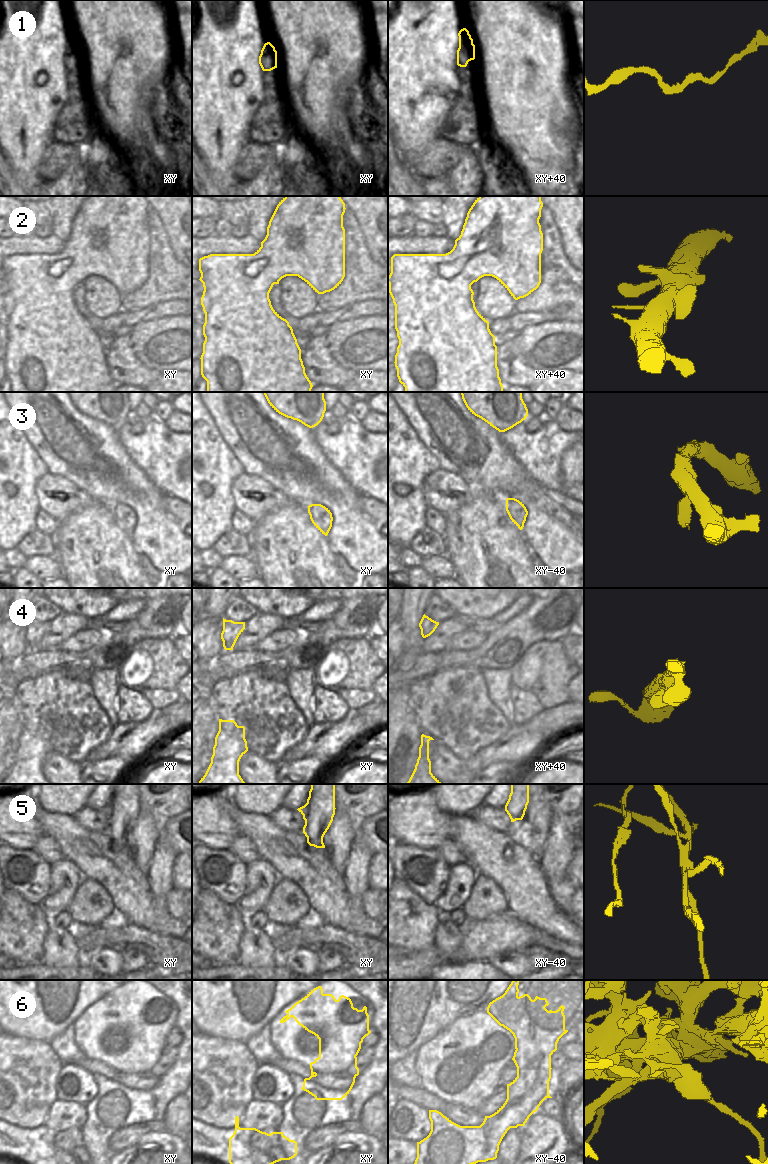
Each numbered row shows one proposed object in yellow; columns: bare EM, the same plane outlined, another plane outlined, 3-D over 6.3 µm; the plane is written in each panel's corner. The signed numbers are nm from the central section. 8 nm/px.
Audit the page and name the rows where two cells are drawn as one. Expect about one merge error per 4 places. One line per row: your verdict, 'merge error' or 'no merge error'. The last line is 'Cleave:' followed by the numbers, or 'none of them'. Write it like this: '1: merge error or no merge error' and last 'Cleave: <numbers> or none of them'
1: no merge error
2: no merge error
3: no merge error
4: no merge error
5: merge error
6: merge error
Cleave: 5, 6

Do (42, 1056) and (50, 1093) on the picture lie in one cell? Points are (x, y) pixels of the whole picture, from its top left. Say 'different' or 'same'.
same

